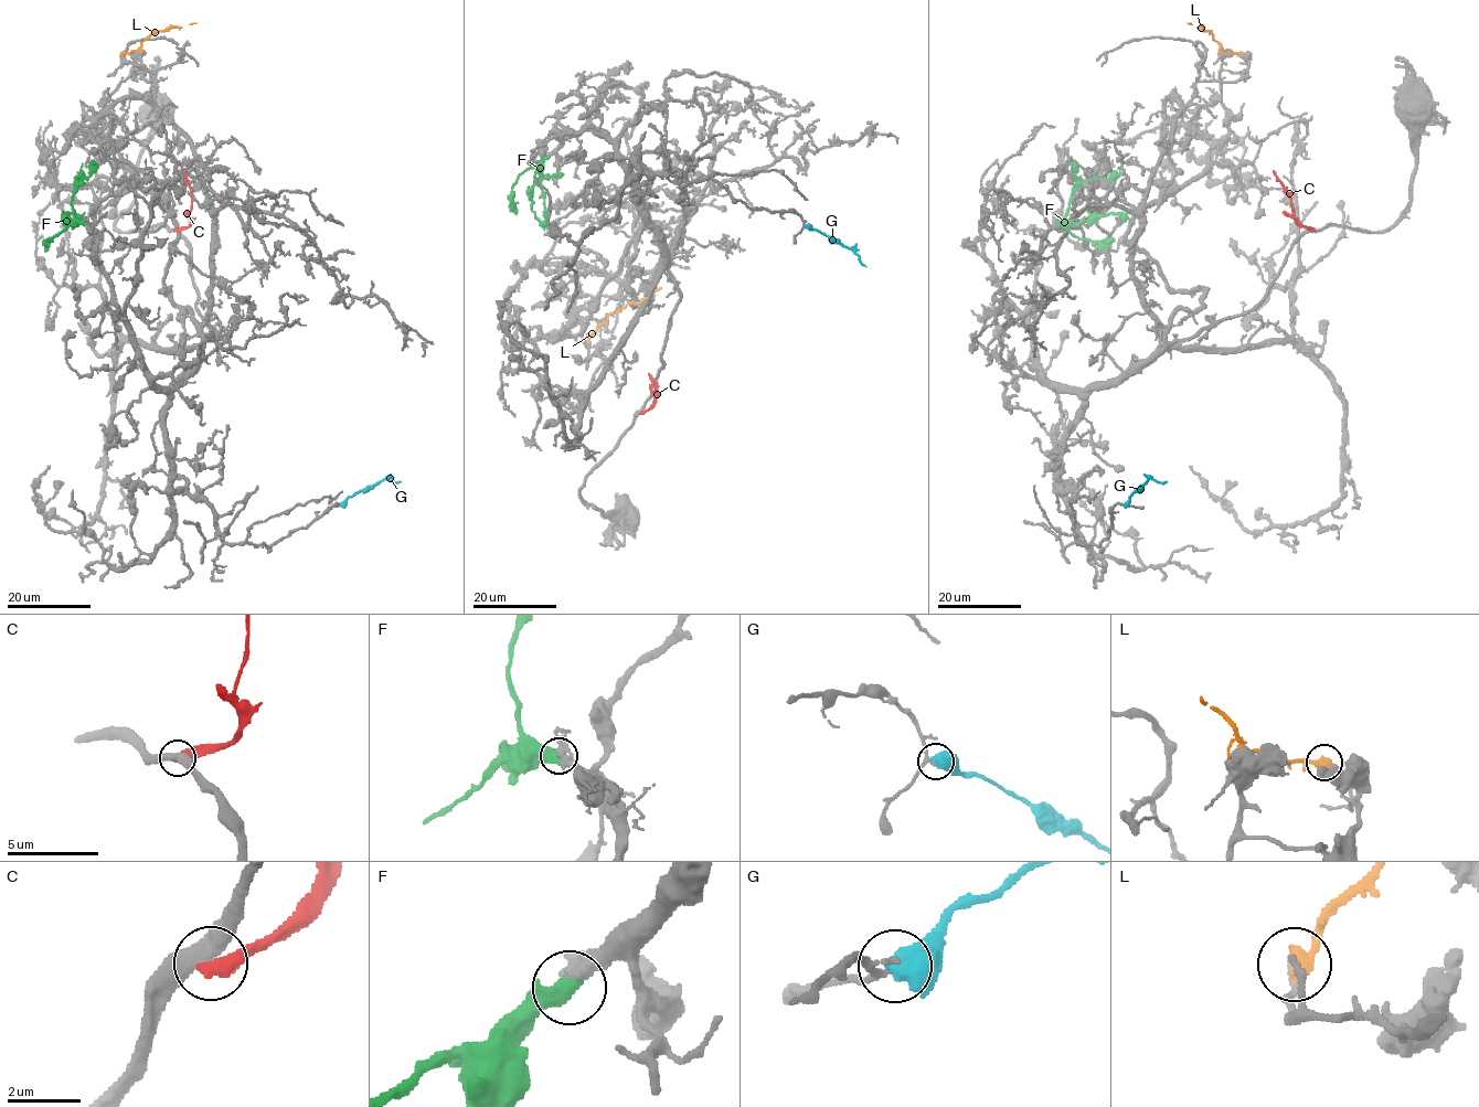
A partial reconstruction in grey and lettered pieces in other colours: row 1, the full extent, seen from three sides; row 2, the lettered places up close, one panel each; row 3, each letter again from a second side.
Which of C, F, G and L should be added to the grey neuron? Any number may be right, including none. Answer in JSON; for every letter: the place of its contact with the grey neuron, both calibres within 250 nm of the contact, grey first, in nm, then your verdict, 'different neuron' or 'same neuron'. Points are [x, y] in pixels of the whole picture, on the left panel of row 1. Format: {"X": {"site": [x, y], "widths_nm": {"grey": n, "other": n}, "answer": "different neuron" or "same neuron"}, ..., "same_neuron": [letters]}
{"C": {"site": [176, 230], "widths_nm": {"grey": 440, "other": 480}, "answer": "different neuron"}, "F": {"site": [83, 222], "widths_nm": {"grey": 360, "other": 650}, "answer": "same neuron"}, "G": {"site": [341, 504], "widths_nm": {"grey": 150, "other": 750}, "answer": "different neuron"}, "L": {"site": [121, 53], "widths_nm": {"grey": 150, "other": 480}, "answer": "different neuron"}, "same_neuron": ["F"]}

